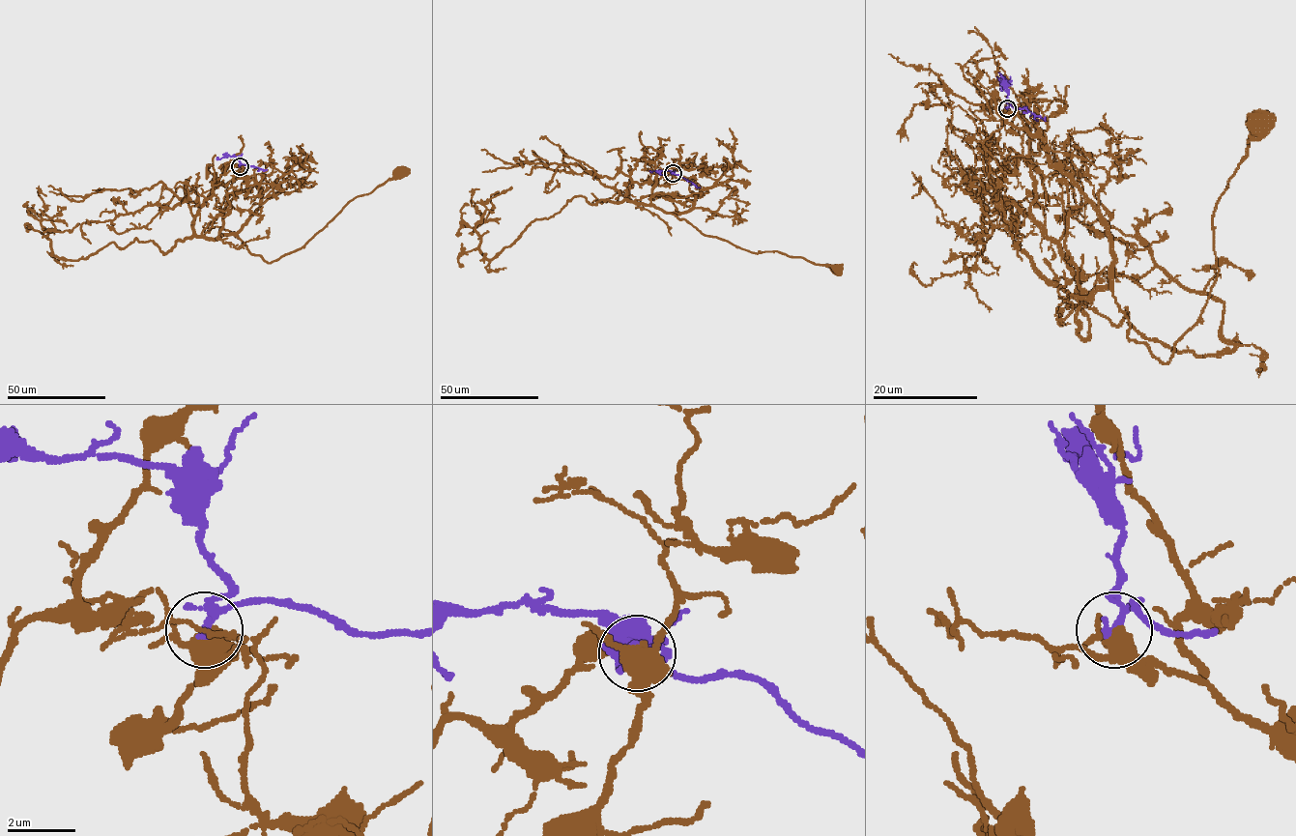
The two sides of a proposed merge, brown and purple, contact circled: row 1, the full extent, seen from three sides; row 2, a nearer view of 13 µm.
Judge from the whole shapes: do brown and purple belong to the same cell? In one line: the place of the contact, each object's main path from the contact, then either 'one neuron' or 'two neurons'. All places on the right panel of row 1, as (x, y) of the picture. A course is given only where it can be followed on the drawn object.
place (1007, 108); course brown (1007, 107), (1039, 140), (1031, 215), (1166, 362), (1218, 273), (1213, 213), (1254, 117); course purple (1007, 107), (1011, 103), (1046, 118); two neurons

